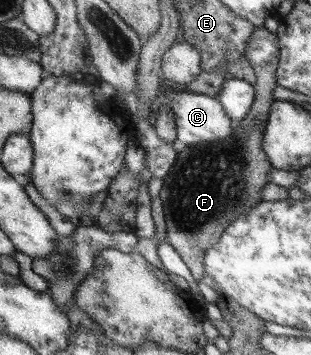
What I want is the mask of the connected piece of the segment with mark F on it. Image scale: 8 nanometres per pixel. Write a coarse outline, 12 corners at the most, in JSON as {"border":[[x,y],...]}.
{"border":[[256,27],[256,103],[233,140],[185,146],[160,190],[193,278],[203,248],[262,201],[279,37]]}

